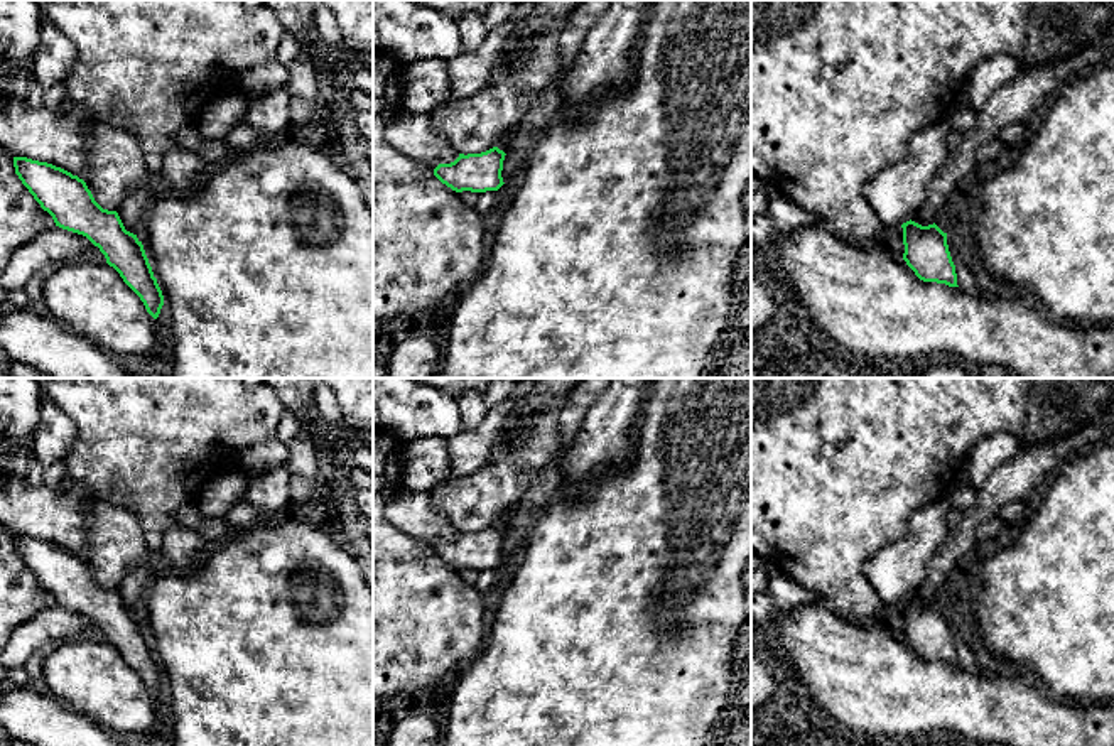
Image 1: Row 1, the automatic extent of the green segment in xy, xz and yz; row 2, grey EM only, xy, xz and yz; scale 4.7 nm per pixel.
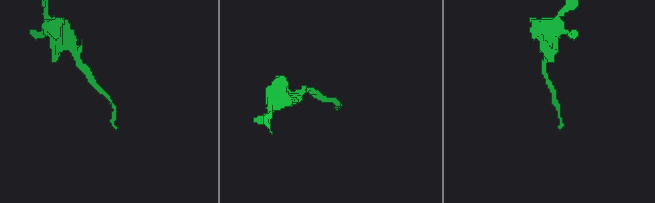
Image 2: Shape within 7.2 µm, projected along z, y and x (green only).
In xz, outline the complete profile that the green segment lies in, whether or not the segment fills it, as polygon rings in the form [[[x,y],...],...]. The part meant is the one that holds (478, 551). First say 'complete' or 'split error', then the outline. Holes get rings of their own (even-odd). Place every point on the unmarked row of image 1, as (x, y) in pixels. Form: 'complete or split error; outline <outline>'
complete; outline [[[498,525],[481,532],[459,532],[451,542],[439,542],[434,554],[456,570],[498,569],[505,562],[501,555],[505,533]]]

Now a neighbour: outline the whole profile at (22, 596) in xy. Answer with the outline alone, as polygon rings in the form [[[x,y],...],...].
[[[0,522],[0,651],[17,626],[52,604],[52,594],[22,562],[15,552],[14,533]]]

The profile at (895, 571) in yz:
[[[947,493],[915,511],[905,535],[879,549],[866,564],[864,574],[888,606],[901,604],[923,582],[935,552],[949,535],[945,525],[952,505]]]

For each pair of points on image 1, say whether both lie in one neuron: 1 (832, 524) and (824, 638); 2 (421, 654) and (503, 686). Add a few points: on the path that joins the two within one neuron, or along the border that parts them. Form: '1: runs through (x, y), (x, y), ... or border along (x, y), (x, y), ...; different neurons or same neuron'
1: border along (822, 601), (849, 620); different neurons
2: border along (485, 635), (481, 650), (461, 670); different neurons

